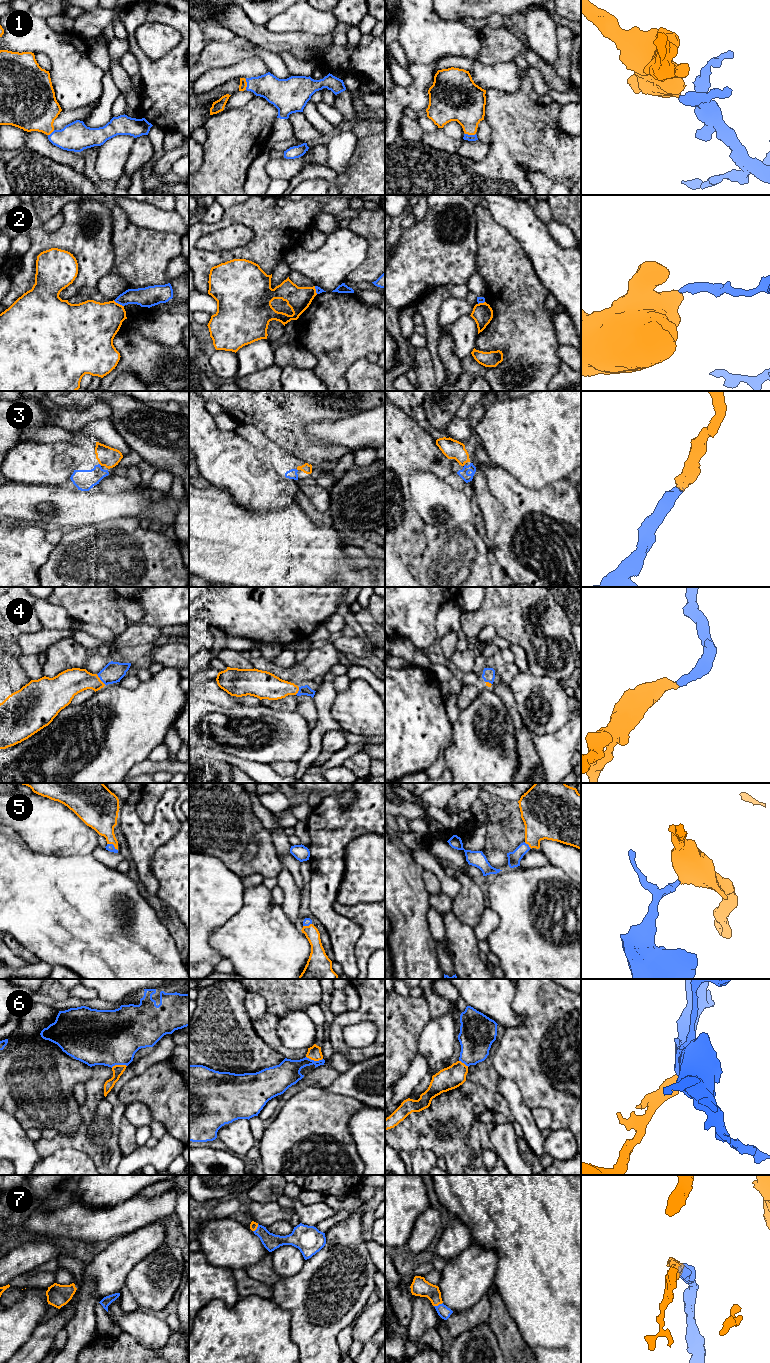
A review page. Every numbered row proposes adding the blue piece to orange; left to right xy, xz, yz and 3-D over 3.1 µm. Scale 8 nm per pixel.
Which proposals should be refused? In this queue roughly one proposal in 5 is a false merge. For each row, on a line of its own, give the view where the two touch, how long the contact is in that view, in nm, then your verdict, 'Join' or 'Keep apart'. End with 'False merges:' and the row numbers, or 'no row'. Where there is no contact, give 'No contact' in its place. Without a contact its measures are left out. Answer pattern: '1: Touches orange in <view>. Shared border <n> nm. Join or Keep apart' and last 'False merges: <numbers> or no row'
1: Touches orange in xz. Shared border 90 nm. Join
2: Touches orange in xy. Shared border 100 nm. Keep apart
3: Touches orange in xy. Shared border 30 nm. Join
4: Touches orange in xy. Shared border 120 nm. Join
5: Touches orange in xy. Shared border 110 nm. Join
6: Touches orange in xz. Shared border 140 nm. Join
7: Touches orange in yz. Shared border 80 nm. Join
False merges: 2

